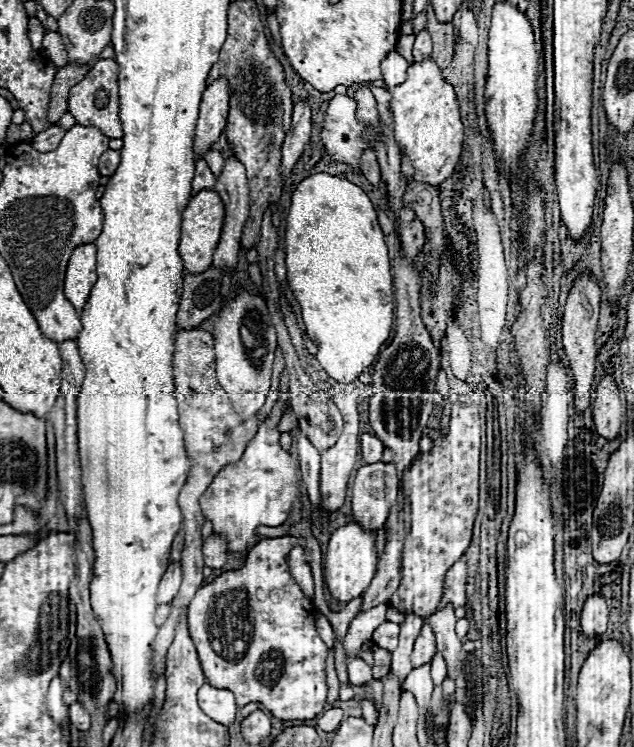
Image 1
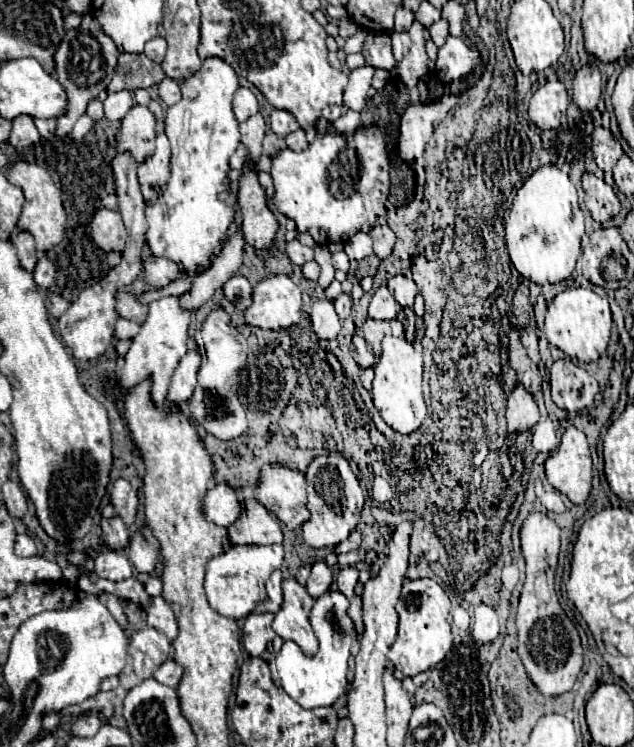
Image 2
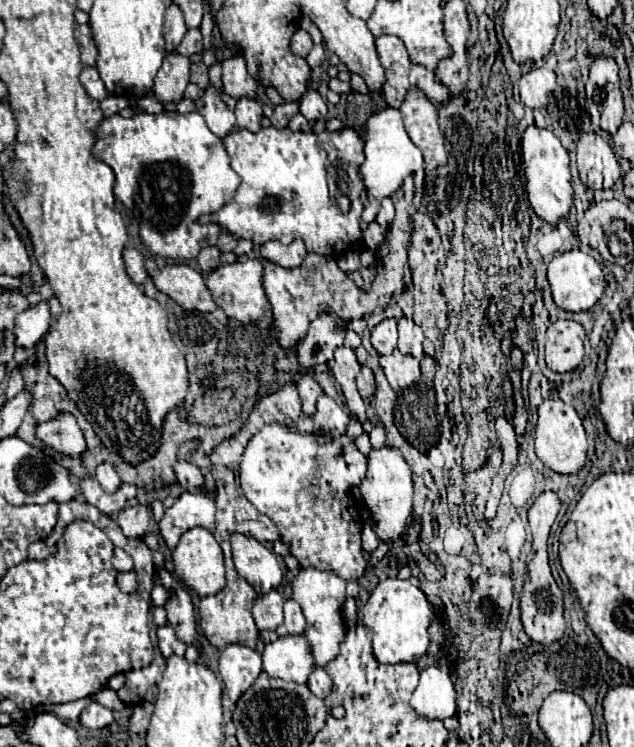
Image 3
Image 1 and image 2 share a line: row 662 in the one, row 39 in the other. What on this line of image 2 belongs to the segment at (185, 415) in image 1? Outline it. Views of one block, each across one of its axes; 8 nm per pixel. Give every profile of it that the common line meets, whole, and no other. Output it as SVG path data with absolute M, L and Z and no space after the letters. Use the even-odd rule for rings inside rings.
M160 36L152 38L152 40L146 44L144 54L146 54L152 62L160 64L160 62L164 60L164 54L166 54L166 40L164 40L164 38L160 38Z

